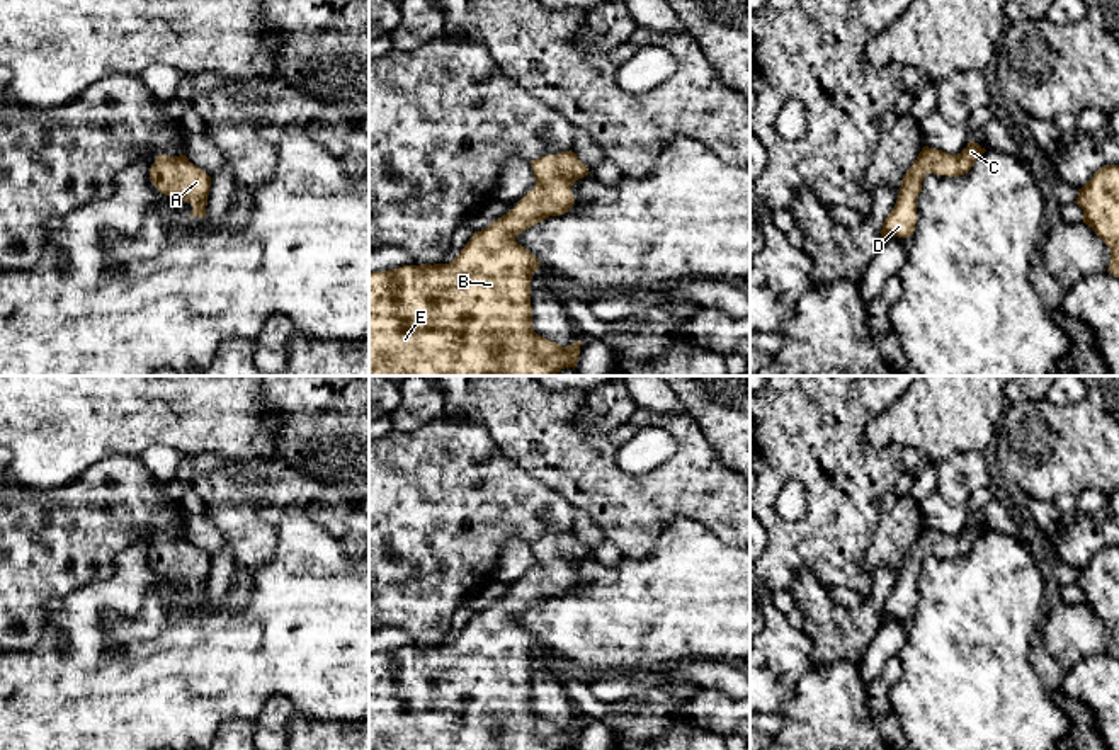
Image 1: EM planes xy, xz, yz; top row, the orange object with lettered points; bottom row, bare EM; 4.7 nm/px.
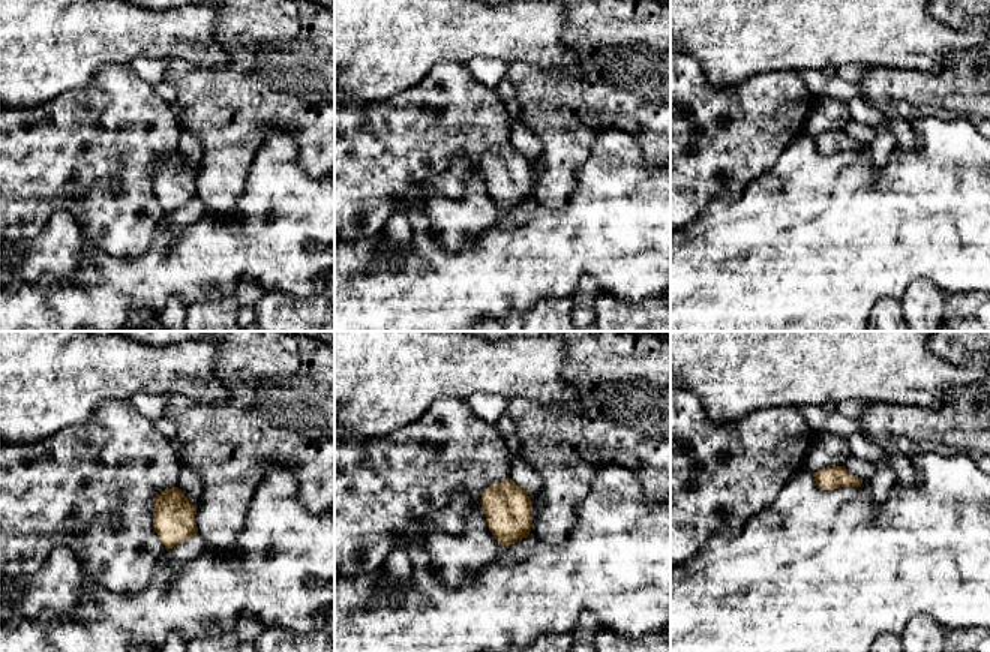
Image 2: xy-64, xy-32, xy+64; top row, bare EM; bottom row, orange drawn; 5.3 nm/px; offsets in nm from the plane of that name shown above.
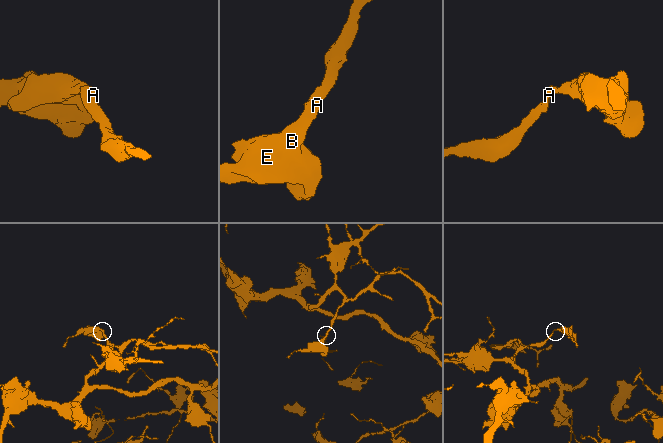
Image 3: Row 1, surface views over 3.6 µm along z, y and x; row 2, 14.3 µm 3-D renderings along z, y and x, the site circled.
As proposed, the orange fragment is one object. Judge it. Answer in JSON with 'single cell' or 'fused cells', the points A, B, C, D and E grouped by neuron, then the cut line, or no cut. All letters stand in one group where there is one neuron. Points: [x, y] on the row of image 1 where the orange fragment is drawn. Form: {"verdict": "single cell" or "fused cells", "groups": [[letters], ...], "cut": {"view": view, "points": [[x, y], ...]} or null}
{"verdict": "single cell", "groups": [["A", "B", "C", "D", "E"]], "cut": null}

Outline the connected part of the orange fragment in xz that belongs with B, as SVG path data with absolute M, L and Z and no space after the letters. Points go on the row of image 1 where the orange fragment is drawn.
M571 150L541 156L531 167L534 189L512 211L474 231L451 264L369 272L369 376L558 376L565 367L577 367L582 340L561 347L532 330L531 279L541 265L515 236L549 216L568 213L575 204L573 182L590 172Z

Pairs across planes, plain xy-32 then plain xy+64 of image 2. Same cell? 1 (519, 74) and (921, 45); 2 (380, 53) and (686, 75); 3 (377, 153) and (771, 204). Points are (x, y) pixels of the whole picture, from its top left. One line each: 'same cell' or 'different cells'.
1: different cells
2: different cells
3: different cells

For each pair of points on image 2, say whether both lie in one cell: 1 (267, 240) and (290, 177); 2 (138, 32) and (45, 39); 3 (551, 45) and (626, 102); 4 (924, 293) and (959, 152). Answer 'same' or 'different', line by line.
1: same
2: same
3: different
4: different

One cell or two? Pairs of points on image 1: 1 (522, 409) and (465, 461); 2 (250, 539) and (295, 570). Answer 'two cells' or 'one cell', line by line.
1: two cells
2: two cells

